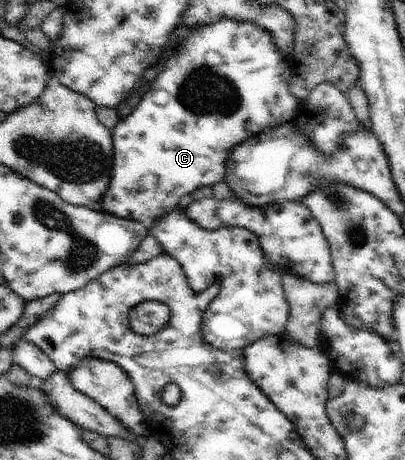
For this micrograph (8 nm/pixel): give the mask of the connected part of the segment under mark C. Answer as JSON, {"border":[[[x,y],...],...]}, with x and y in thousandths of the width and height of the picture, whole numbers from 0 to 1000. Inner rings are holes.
{"border":[[[558,37],[523,54],[479,59],[459,85],[444,89],[435,120],[380,165],[341,233],[274,283],[284,320],[279,367],[244,454],[341,480],[370,504],[395,472],[440,450],[454,424],[553,393],[558,341],[583,315],[723,257],[738,215],[716,202],[716,167],[711,135],[701,133],[672,76],[652,59],[632,50],[588,50]]]}

